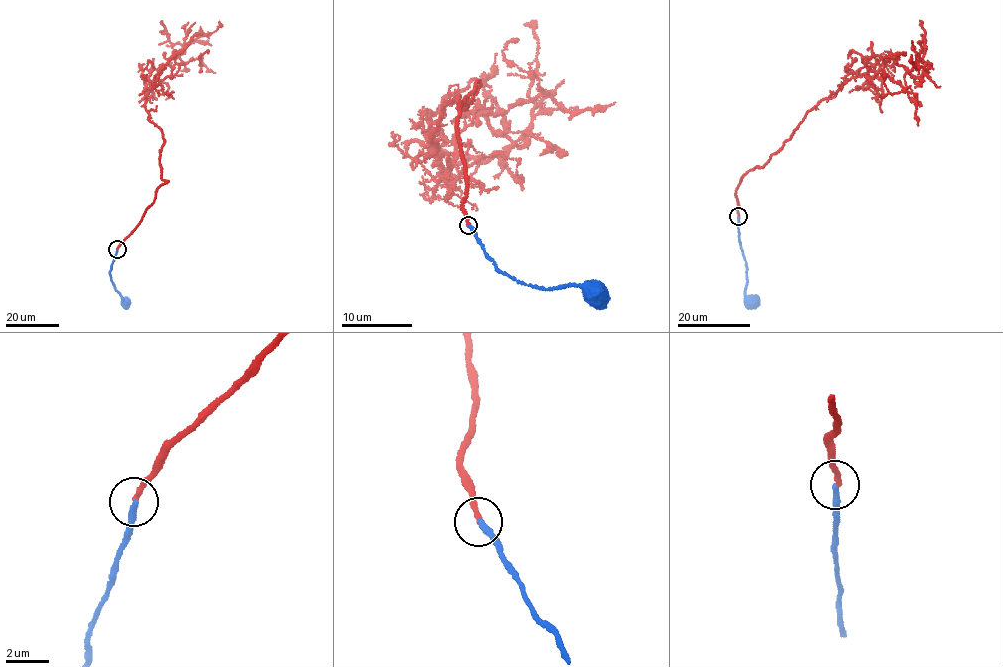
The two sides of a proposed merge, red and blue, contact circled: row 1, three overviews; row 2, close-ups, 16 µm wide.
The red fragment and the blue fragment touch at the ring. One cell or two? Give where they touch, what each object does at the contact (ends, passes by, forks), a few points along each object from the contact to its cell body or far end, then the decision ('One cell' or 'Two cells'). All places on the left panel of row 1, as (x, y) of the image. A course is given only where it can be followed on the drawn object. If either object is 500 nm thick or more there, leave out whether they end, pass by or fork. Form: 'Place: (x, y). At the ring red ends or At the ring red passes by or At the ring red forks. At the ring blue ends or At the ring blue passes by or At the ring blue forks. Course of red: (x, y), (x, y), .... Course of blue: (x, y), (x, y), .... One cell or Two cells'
Place: (117, 249). At the ring red ends. At the ring blue ends. Course of red: (116, 249), (168, 182), (159, 164), (163, 135), (145, 105), (150, 85), (174, 52), (217, 29), (219, 21). Course of blue: (117, 249), (110, 278), (126, 302). Two cells

